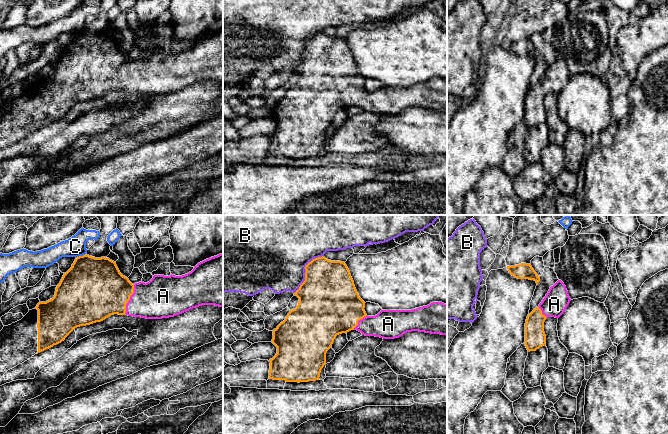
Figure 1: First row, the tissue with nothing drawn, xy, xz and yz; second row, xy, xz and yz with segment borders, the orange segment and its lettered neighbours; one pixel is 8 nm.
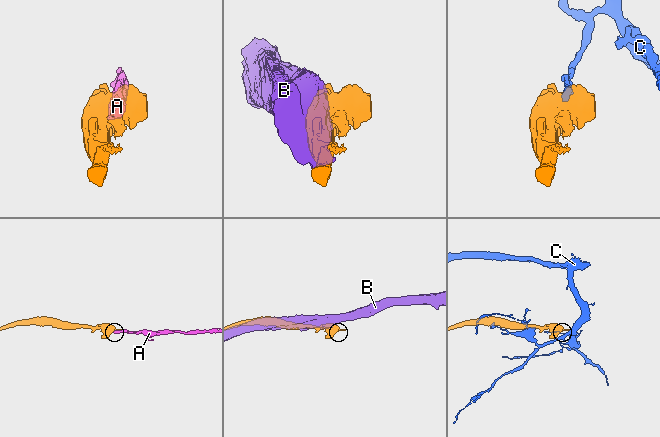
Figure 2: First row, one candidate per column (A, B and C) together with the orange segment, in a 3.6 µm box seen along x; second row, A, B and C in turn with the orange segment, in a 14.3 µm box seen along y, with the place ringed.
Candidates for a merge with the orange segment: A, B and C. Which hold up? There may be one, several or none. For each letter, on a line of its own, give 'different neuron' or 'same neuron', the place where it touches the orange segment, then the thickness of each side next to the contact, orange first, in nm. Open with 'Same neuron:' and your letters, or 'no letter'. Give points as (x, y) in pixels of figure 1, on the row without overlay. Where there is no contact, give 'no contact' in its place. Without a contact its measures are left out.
Same neuron: A
A: same neuron; contact xy (129, 75); calibres 440 and 320 nm
B: different neuron; contact xz (306, 47); calibres 440 and 460 nm
C: different neuron; contact xy (80, 32); calibres 440 and 160 nm

